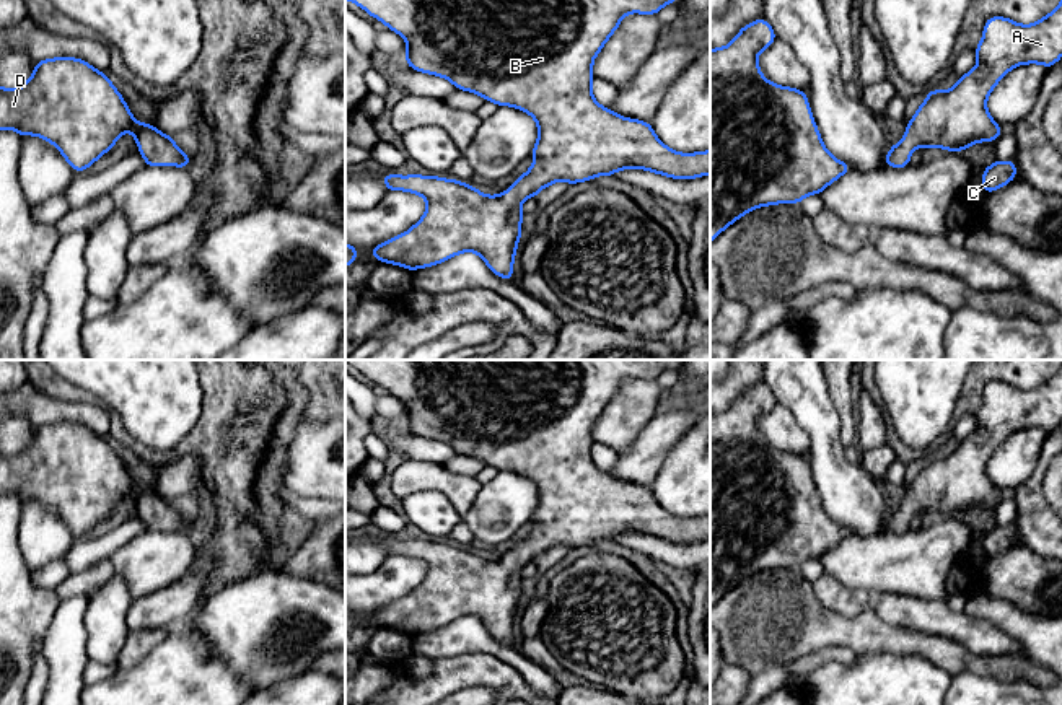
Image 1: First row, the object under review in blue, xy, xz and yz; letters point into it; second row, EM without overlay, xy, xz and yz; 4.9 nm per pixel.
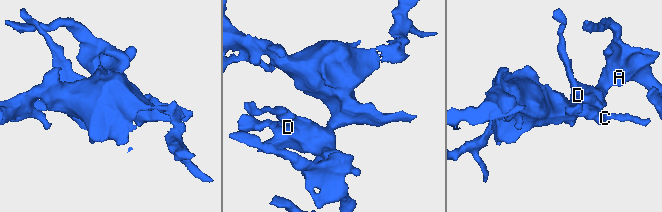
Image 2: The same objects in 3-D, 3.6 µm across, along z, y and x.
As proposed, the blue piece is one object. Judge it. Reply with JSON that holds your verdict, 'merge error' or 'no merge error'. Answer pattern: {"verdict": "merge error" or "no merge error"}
{"verdict": "no merge error"}

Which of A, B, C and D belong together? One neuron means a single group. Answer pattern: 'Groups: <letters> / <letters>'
Groups: A B C D

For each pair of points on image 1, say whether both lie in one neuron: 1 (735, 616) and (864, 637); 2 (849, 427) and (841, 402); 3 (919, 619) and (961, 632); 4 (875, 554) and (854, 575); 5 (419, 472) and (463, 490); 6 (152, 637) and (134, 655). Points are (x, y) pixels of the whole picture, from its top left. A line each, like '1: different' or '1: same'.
1: same
2: same
3: same
4: same
5: same
6: same

